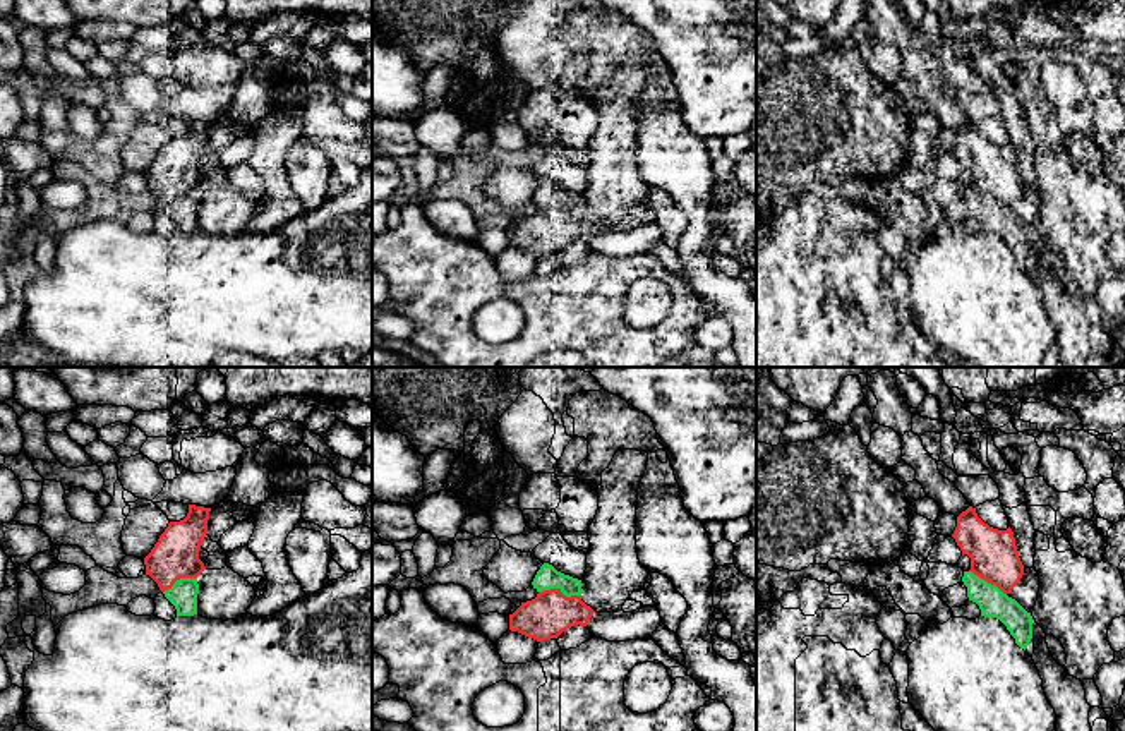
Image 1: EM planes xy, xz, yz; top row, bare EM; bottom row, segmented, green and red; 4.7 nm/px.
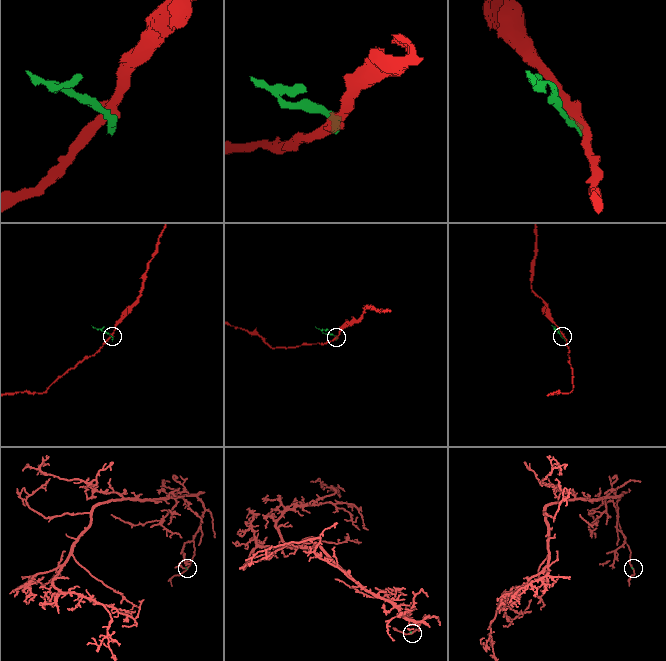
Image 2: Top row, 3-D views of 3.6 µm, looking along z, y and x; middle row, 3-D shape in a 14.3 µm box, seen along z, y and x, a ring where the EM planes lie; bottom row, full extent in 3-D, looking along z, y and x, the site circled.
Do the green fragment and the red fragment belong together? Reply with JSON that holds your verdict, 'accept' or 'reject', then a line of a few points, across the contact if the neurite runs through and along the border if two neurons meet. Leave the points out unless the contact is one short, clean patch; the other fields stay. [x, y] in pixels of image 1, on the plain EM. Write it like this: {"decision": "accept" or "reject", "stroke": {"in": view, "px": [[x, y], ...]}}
{"decision": "accept"}

